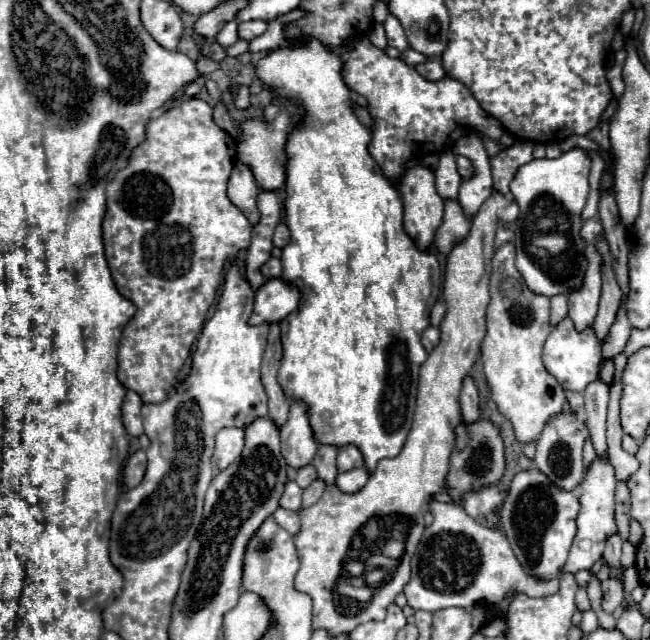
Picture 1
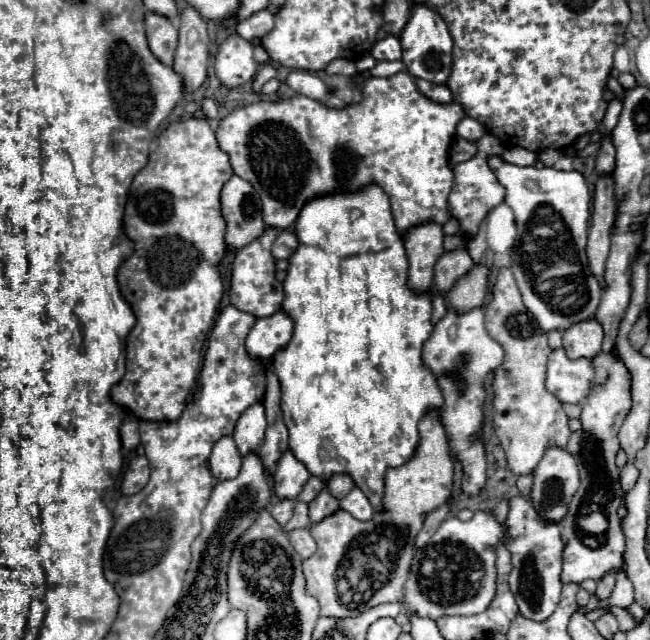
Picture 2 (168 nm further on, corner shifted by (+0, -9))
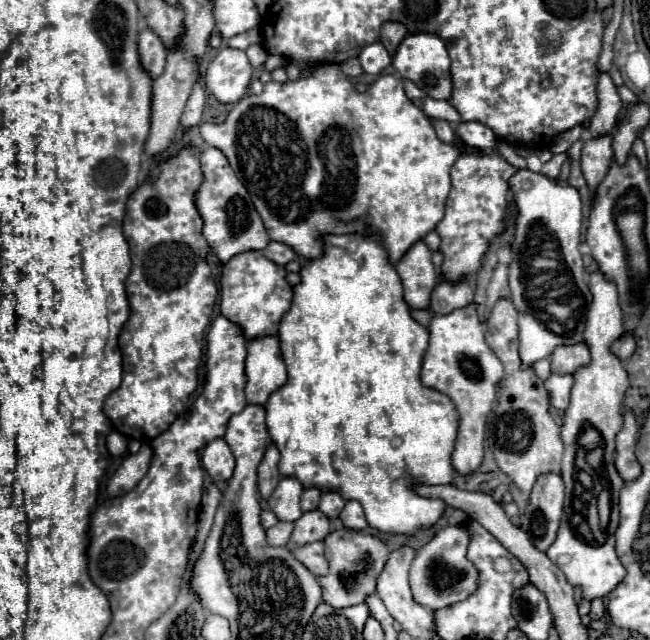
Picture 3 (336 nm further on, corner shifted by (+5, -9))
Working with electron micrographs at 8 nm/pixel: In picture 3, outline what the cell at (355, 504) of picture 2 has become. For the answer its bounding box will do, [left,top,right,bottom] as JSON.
[340,501,368,531]

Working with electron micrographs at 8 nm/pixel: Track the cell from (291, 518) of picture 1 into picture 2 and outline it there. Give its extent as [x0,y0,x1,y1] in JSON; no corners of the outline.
[289,529,317,559]

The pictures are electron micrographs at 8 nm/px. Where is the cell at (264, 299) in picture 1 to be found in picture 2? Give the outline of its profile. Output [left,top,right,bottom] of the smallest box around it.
[247,311,293,361]

